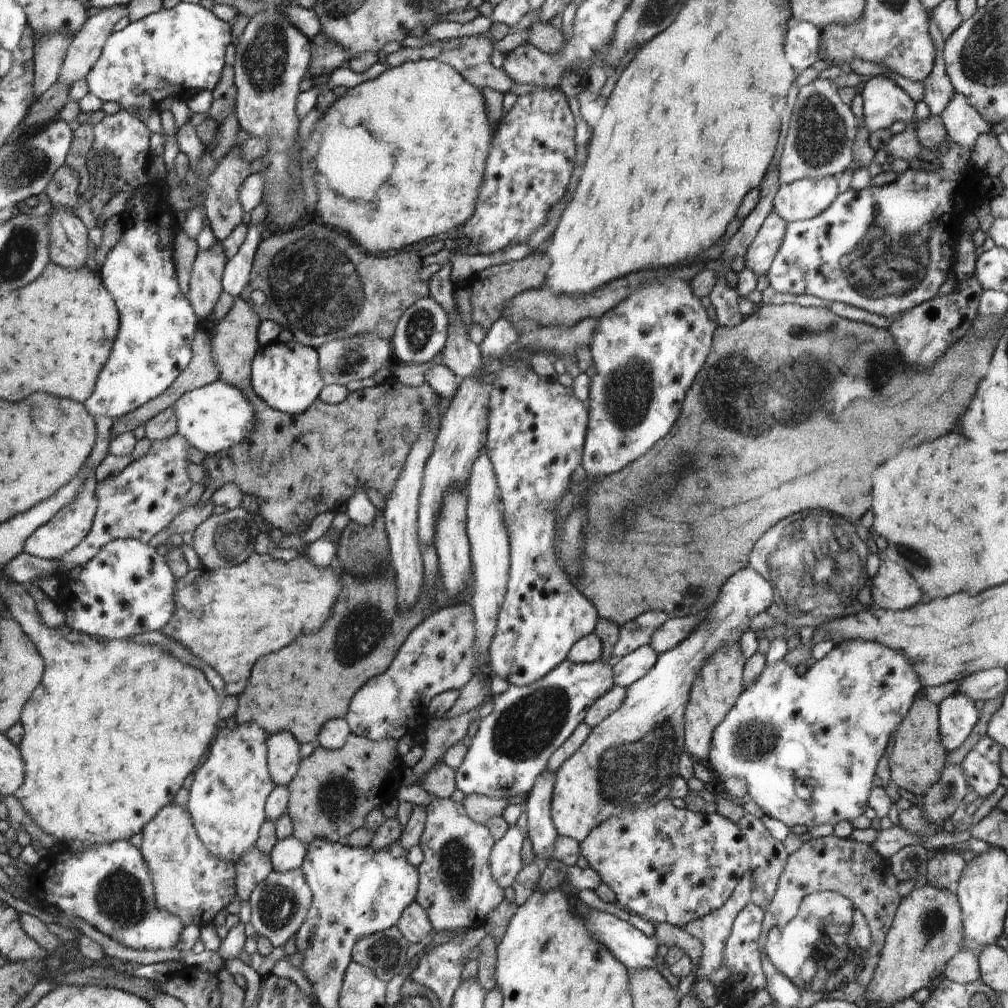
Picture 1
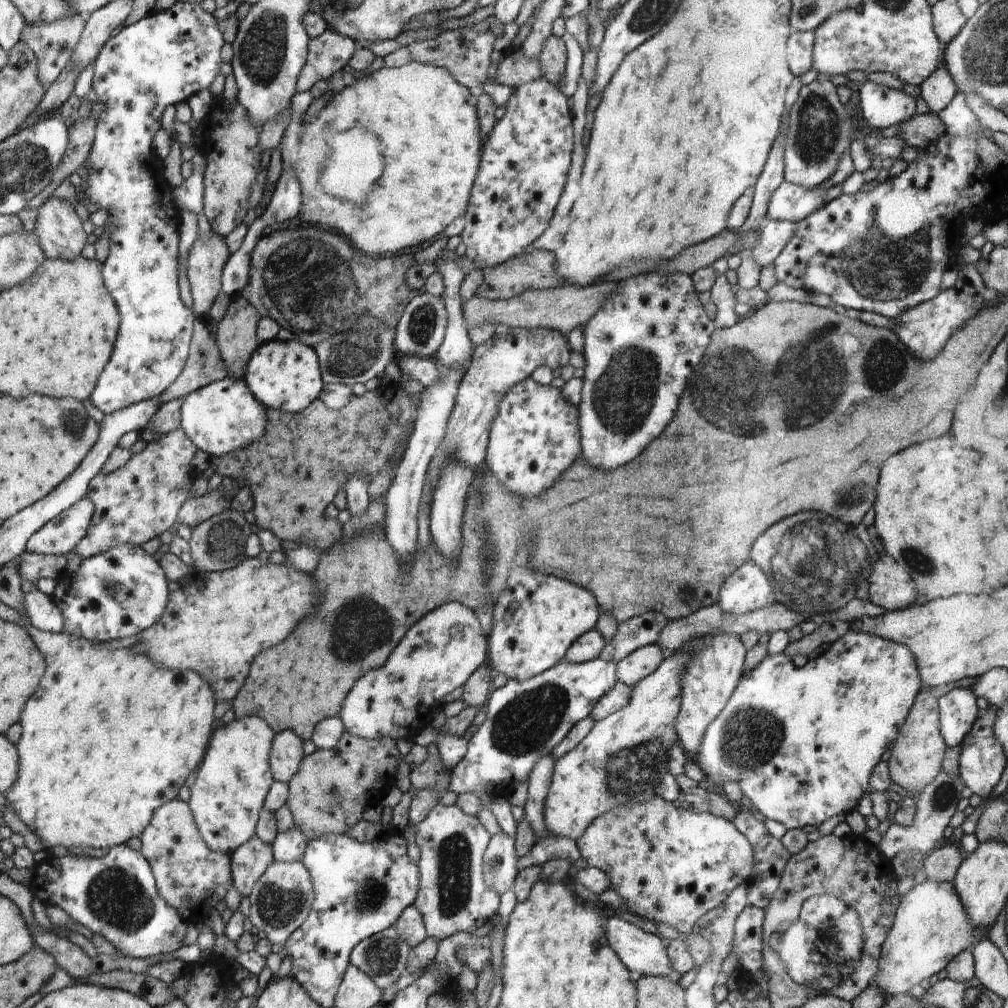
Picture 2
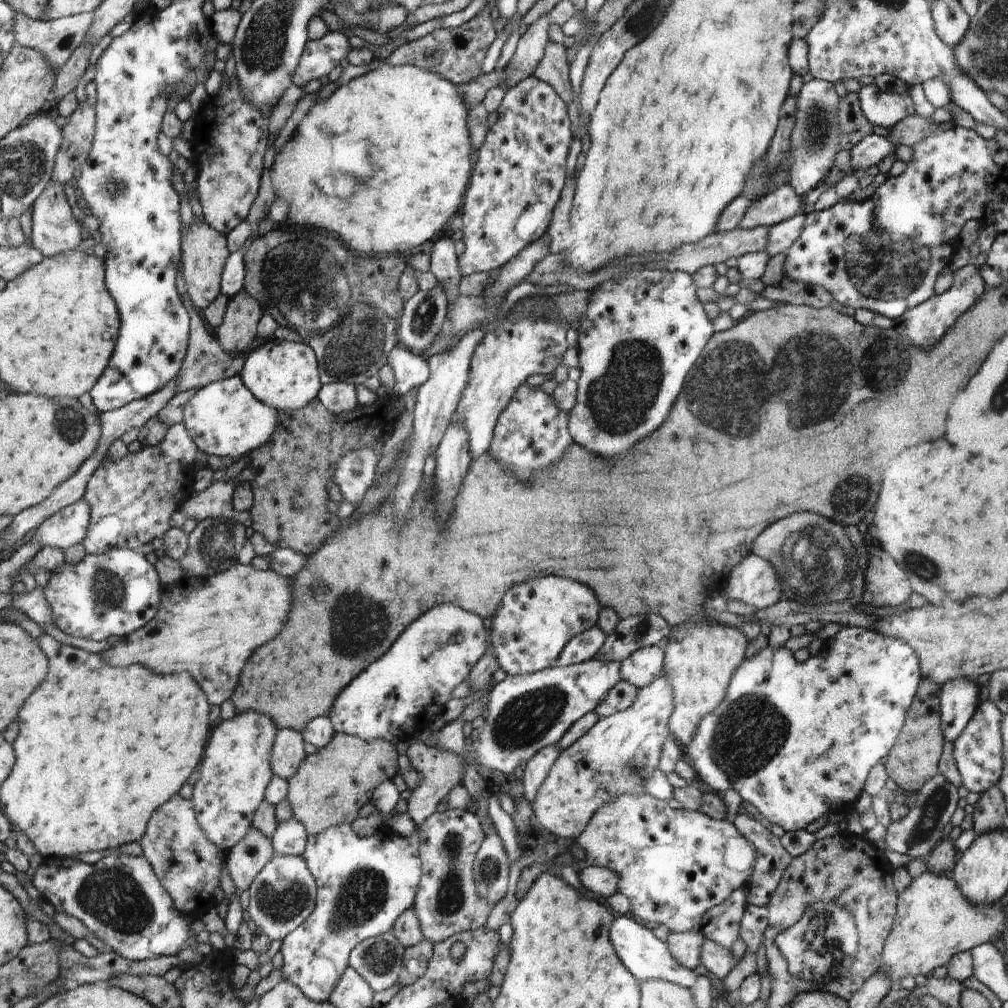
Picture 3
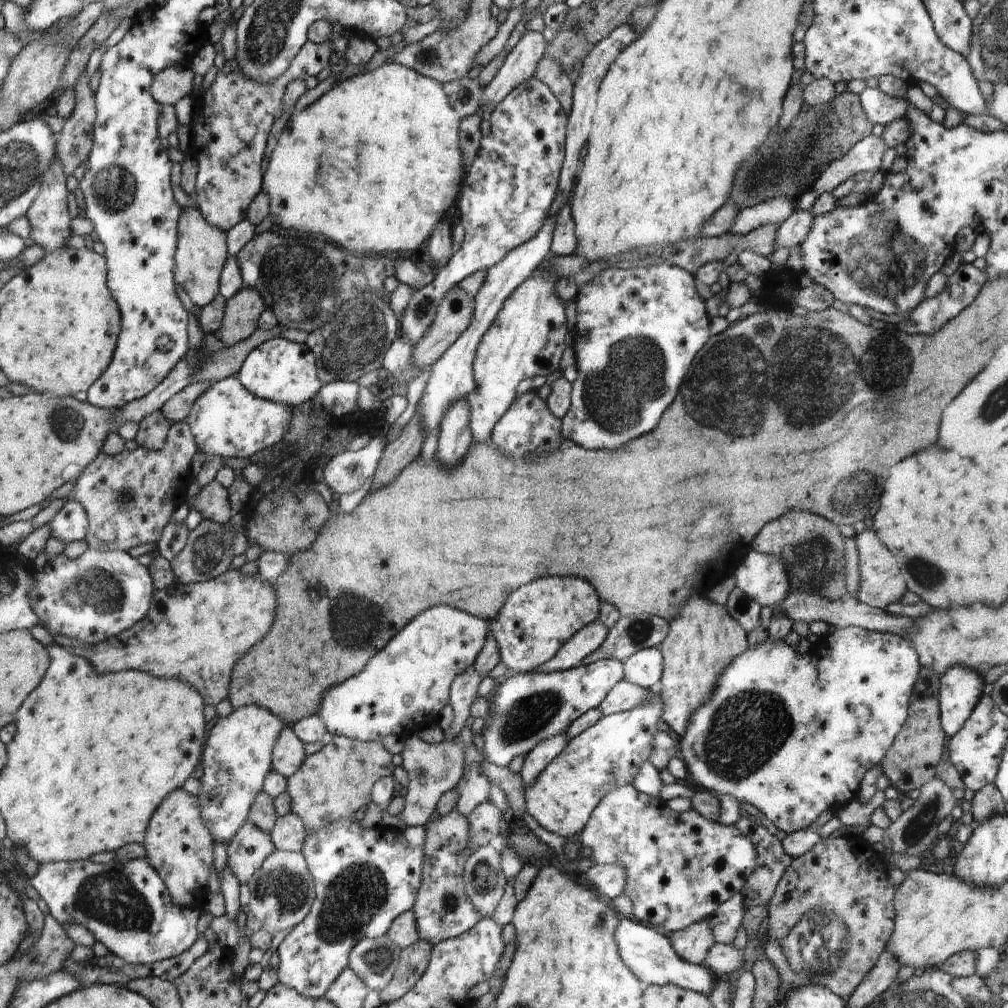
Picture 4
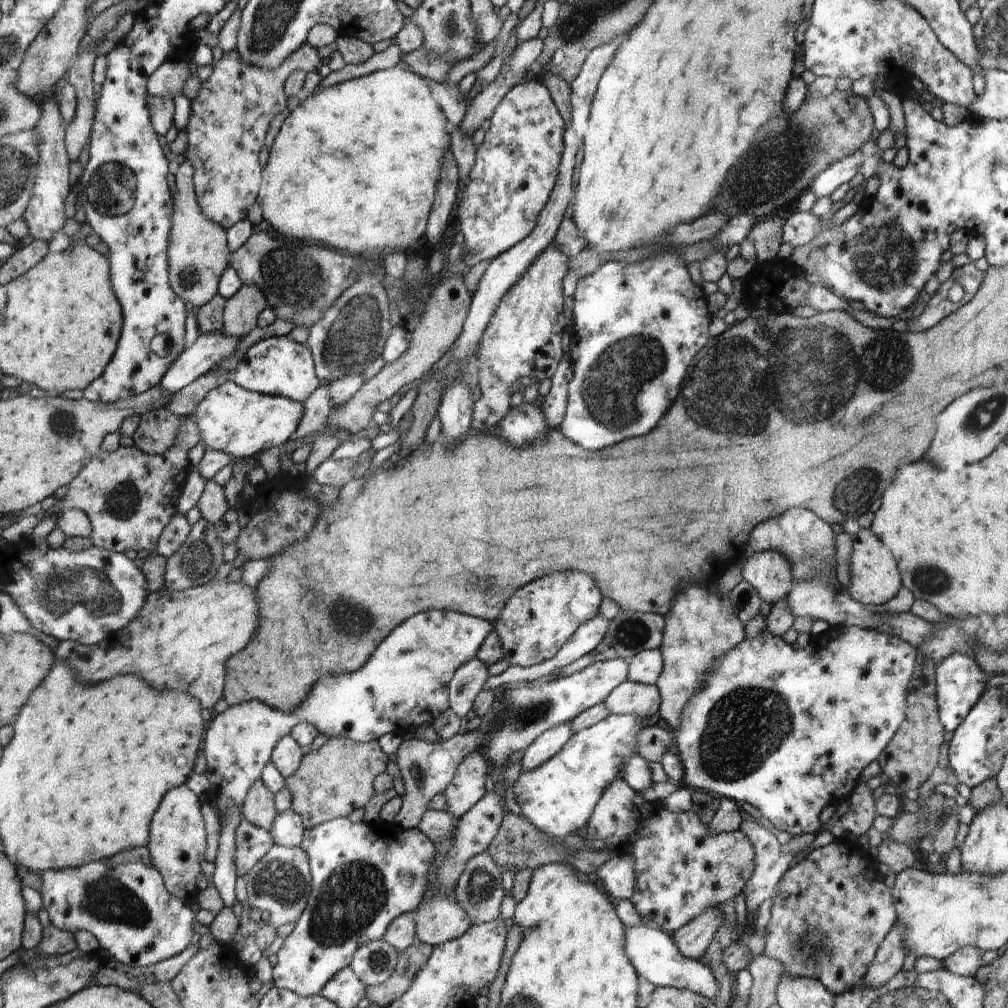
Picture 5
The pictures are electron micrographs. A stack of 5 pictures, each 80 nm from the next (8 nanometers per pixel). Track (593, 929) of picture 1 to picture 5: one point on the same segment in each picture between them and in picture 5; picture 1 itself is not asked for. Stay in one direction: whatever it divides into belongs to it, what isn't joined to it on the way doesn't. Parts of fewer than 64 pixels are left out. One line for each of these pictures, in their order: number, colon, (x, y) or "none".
2: (646, 954)
3: (649, 958)
4: (650, 955)
5: (653, 952)

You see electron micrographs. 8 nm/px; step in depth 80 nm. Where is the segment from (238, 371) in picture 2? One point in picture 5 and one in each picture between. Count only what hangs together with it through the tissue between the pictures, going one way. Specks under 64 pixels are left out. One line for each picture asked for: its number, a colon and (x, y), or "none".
3: (238, 329)
4: (243, 311)
5: (241, 313)

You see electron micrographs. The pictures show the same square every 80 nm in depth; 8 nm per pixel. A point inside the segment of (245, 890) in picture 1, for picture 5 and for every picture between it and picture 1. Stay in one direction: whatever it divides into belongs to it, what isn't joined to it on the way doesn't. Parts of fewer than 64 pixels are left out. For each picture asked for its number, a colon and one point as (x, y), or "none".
2: (250, 861)
3: (244, 861)
4: (251, 846)
5: (252, 842)

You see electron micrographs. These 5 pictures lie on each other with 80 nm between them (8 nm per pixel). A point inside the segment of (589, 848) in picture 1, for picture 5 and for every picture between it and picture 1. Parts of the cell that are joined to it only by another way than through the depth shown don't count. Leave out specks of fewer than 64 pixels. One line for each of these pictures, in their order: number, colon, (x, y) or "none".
2: (671, 865)
3: (674, 865)
4: (680, 867)
5: (681, 869)

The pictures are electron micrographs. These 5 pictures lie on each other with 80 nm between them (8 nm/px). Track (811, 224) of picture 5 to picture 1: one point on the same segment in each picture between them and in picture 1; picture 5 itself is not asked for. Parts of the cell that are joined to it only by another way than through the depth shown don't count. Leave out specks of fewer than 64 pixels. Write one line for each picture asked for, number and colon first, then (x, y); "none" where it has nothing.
1: (762, 250)
2: (774, 235)
3: (781, 236)
4: (790, 233)

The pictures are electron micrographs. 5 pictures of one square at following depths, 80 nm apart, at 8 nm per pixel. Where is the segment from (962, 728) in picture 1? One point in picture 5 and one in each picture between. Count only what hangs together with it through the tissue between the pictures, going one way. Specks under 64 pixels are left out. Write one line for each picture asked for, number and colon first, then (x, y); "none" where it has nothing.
2: (957, 708)
3: (959, 697)
4: (960, 688)
5: (960, 682)

